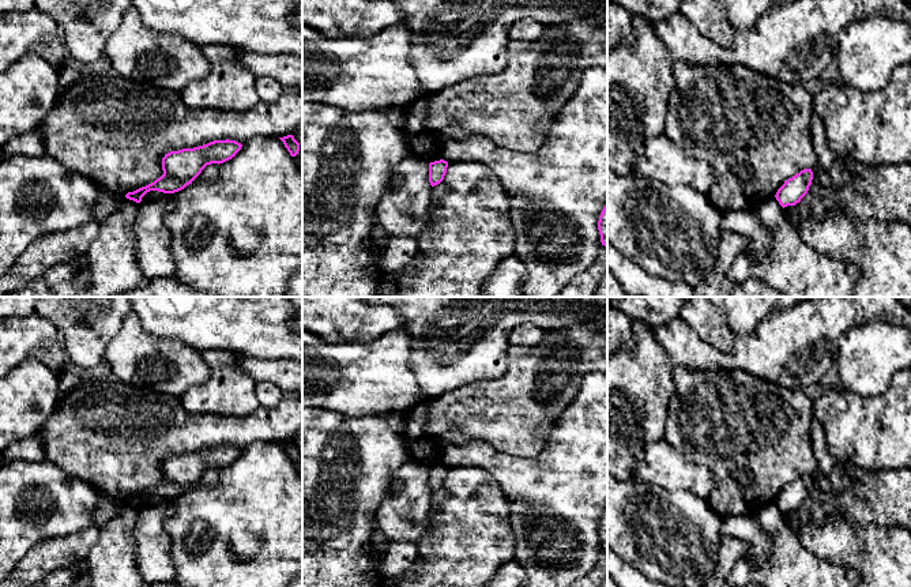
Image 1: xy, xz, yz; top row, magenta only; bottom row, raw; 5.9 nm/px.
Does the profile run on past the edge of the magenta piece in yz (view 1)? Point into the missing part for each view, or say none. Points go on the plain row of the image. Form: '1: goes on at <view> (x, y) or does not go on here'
1: does not go on here

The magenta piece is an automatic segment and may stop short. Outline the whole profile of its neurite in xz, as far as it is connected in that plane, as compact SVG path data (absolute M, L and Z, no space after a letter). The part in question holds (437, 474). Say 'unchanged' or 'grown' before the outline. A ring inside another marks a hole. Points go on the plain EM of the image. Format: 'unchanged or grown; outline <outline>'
unchanged; outline M444 464L429 469L429 488L432 492L440 489L447 478L448 467Z

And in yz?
unchanged; outline M803 474L778 494L775 503L779 509L784 513L787 511L795 511L808 498L813 485L812 474Z

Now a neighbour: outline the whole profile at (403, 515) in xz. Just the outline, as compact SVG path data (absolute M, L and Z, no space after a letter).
M411 460L392 474L389 486L394 482L399 482L400 489L396 493L388 492L381 503L374 518L377 530L389 541L417 543L430 527L432 490L429 488L429 469Z

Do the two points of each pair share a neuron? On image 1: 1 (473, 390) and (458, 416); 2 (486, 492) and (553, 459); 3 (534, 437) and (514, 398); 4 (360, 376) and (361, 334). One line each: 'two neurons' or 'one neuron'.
1: one neuron
2: two neurons
3: one neuron
4: two neurons

